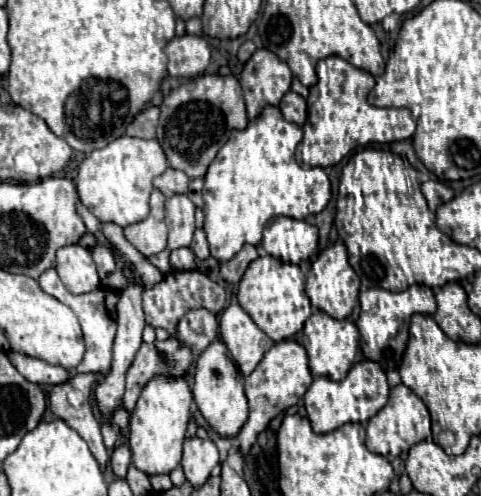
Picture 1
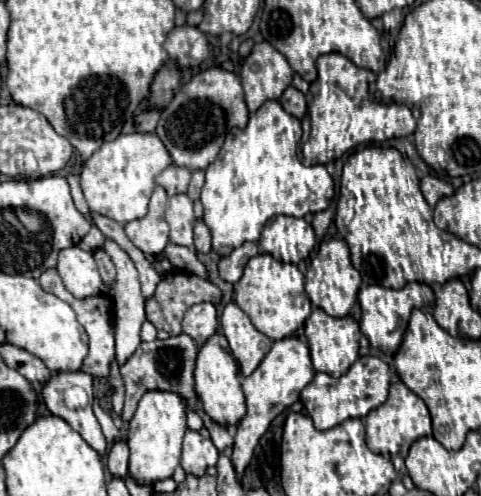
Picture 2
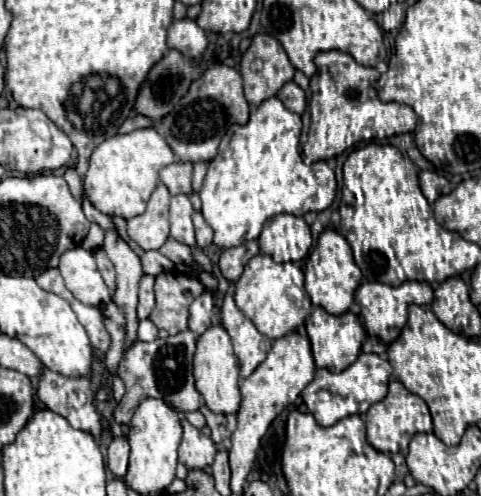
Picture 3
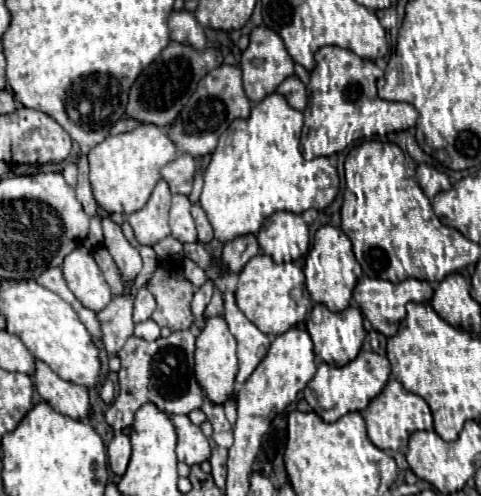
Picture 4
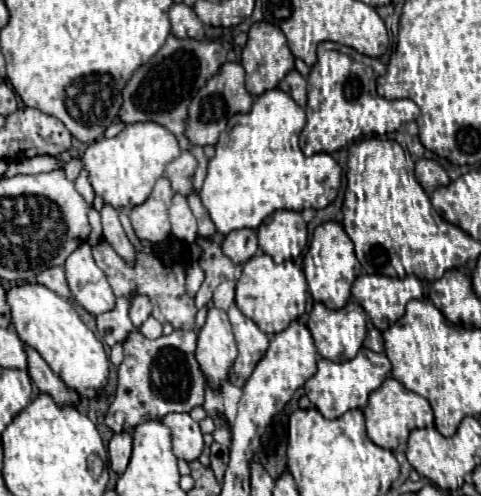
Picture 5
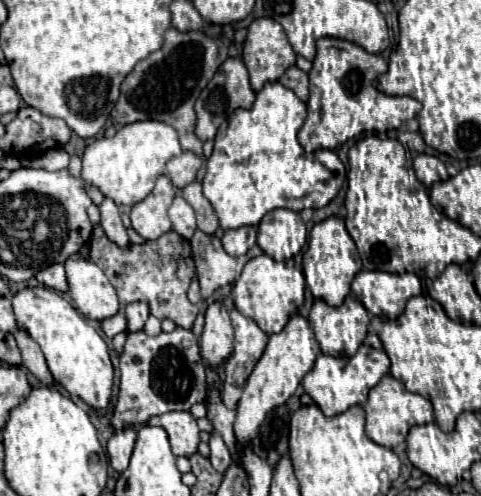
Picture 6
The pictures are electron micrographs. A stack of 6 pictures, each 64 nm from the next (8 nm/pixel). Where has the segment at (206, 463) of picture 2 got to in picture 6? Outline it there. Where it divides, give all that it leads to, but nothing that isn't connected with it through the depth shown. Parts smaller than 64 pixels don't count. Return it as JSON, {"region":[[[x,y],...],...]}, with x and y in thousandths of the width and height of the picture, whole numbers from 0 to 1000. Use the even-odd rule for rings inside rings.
{"region":[[[345,831],[304,847],[308,859],[333,859],[345,867],[362,919],[395,923],[416,895],[416,867],[395,831]]]}

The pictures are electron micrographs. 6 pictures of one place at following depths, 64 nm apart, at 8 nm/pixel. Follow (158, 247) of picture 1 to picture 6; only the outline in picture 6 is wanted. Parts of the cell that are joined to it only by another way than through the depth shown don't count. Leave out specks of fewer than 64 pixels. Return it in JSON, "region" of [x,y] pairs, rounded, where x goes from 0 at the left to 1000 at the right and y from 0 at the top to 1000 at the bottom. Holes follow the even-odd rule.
{"region":[[[337,351],[324,363],[320,383],[295,407],[274,415],[274,427],[270,427],[274,460],[299,484],[324,484],[353,464],[349,419],[366,391],[370,391],[370,379],[358,371],[349,355]]]}

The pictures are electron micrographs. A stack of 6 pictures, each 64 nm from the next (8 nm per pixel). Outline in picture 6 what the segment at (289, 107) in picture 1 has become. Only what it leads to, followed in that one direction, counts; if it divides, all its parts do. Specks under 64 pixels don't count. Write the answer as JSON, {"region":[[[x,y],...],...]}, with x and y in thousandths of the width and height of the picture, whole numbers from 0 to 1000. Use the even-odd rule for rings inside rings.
{"region":[[[603,133],[578,161],[582,169],[590,169],[595,177],[607,177],[615,185],[615,194],[624,194],[624,202],[640,202],[640,149],[628,145],[620,133]]]}

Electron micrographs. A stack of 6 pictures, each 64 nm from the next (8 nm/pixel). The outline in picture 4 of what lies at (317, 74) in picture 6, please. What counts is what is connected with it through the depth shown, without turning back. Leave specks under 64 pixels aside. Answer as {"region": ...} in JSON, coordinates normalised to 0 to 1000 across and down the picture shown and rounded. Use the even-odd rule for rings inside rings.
{"region":[[[669,93],[657,105],[657,137],[644,145],[644,165],[640,165],[640,190],[644,190],[644,206],[636,218],[636,246],[632,246],[632,266],[624,278],[624,294],[628,294],[628,315],[636,323],[649,323],[657,315],[690,315],[711,306],[719,294],[736,290],[740,282],[773,282],[773,278],[790,278],[802,274],[811,266],[832,266],[832,262],[848,262],[865,250],[869,242],[869,222],[848,210],[848,206],[807,206],[807,202],[790,202],[782,190],[782,161],[786,153],[794,153],[794,141],[773,125],[773,121],[753,121],[748,113],[740,113],[736,105],[707,97],[707,93]]]}

